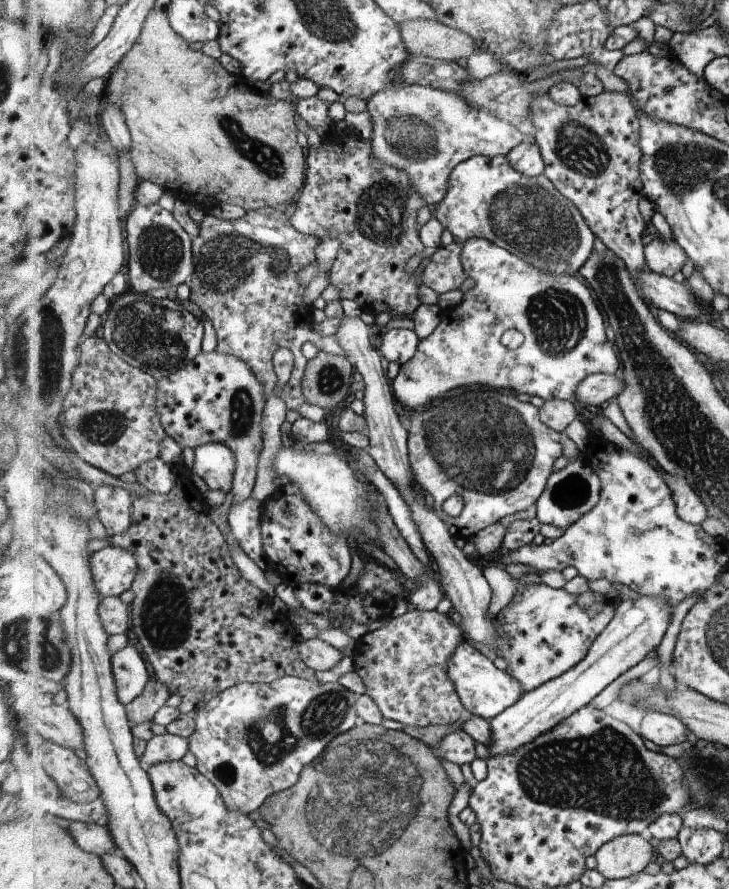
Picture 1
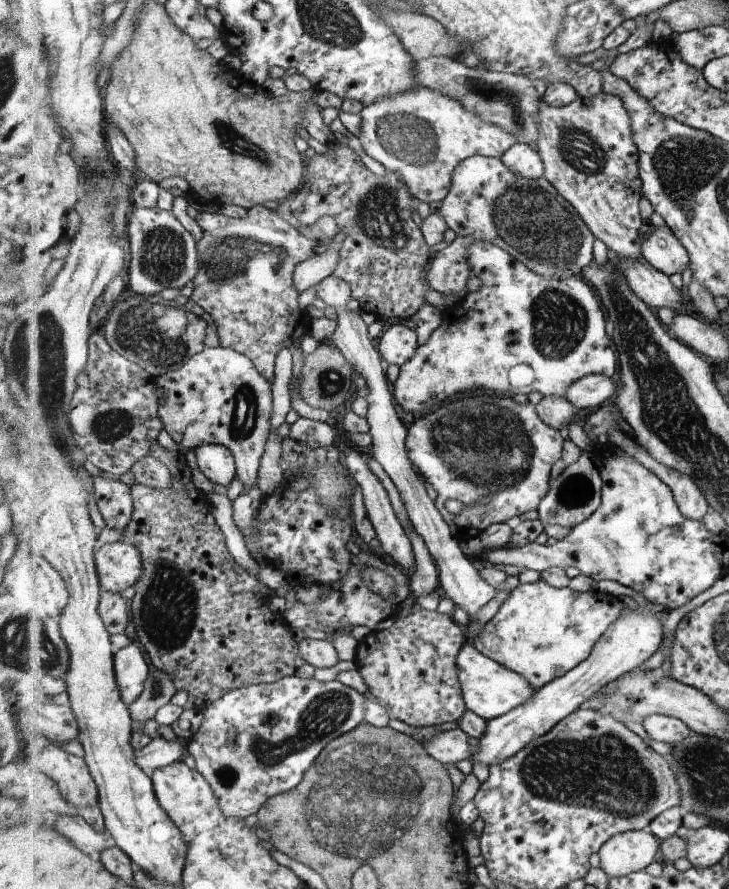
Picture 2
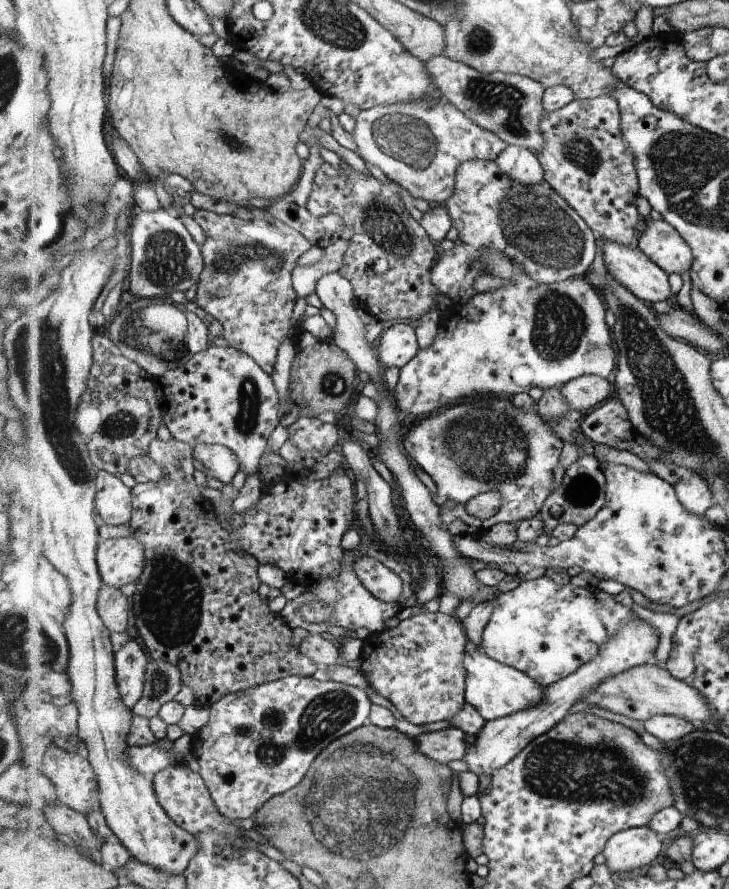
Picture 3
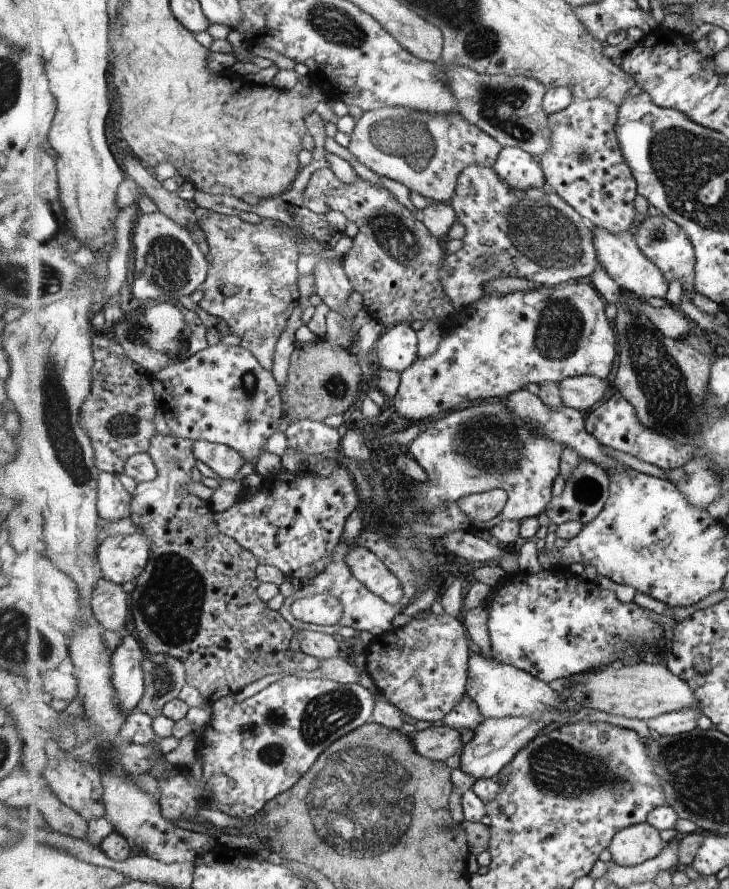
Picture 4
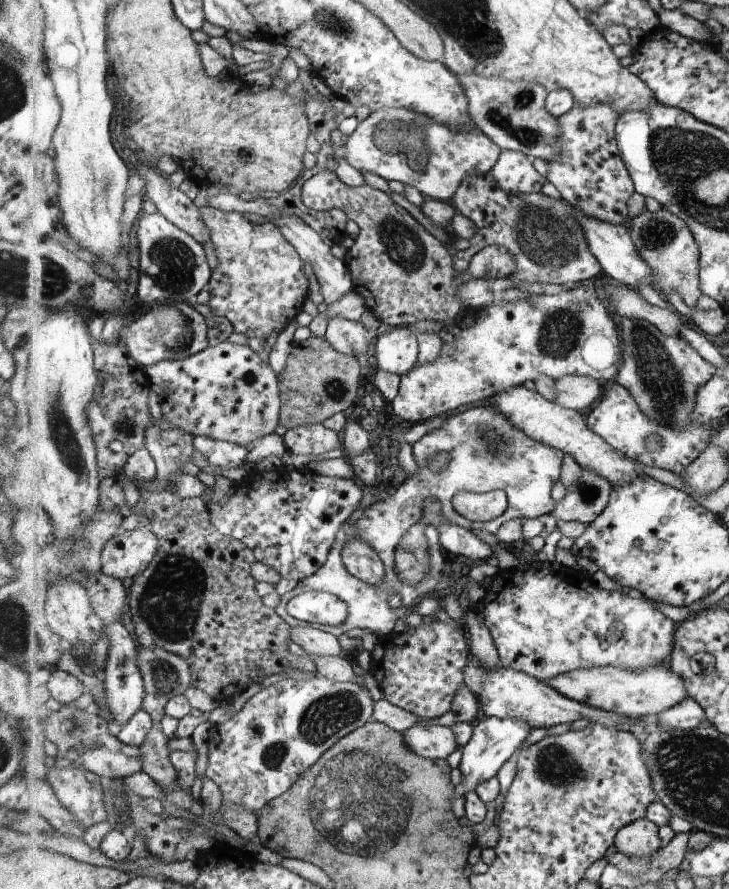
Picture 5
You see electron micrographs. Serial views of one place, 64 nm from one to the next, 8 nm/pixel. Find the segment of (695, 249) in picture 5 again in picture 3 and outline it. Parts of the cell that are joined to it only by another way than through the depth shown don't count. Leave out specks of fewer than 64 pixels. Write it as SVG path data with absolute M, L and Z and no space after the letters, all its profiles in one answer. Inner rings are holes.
M663 216L661 219L648 219L646 229L639 234L638 246L657 266L660 266L668 275L685 274L690 272L694 263L692 246L684 239L684 236Z

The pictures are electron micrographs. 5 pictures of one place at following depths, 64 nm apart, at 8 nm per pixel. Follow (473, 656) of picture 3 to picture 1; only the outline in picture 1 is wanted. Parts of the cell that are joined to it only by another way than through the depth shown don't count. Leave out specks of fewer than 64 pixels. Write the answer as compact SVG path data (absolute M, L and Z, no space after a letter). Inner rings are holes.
M463 640L457 647L449 664L450 678L456 684L462 707L471 714L479 715L488 721L504 713L527 693L524 692L524 686L519 679L516 679L507 669L499 670L493 664L491 656L487 656L469 640Z

